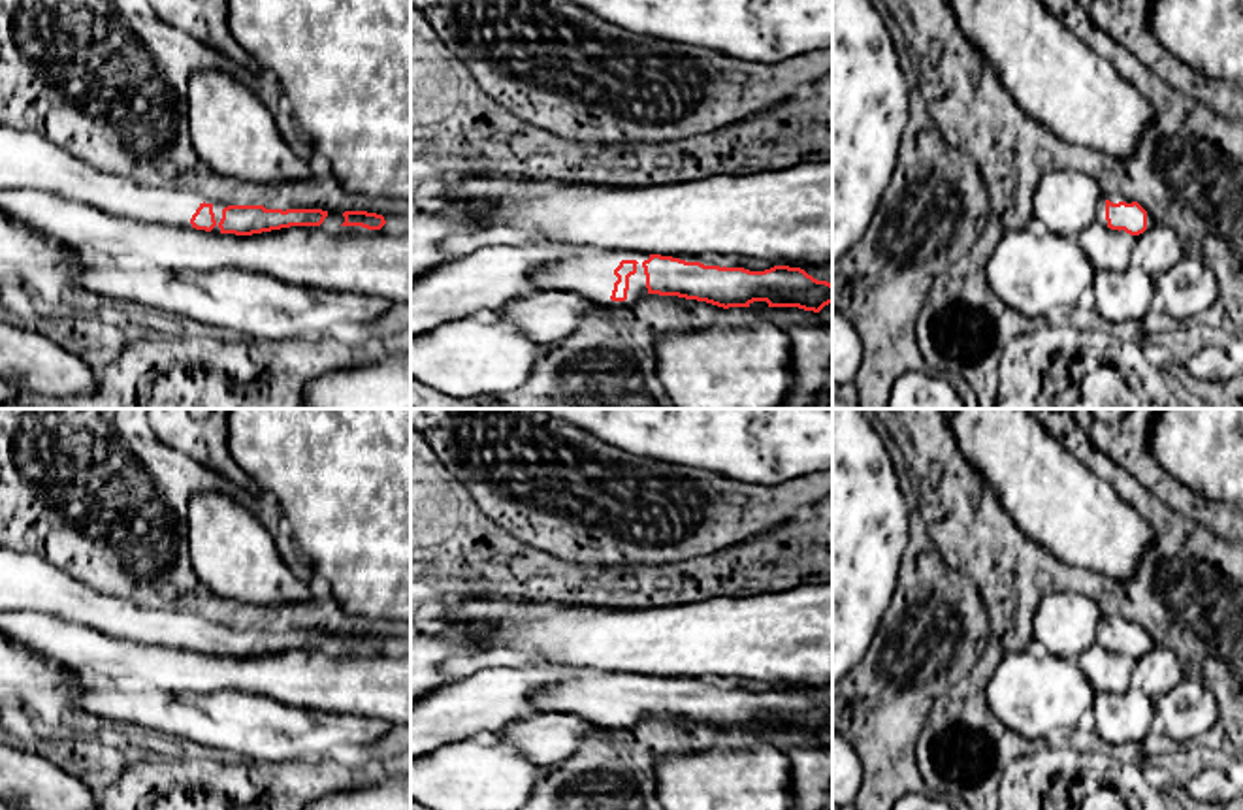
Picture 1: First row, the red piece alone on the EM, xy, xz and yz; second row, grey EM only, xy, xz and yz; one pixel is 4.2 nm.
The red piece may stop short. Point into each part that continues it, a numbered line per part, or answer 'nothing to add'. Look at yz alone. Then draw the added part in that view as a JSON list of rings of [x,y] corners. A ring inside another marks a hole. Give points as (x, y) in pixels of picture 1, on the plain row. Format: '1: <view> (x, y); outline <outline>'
1: yz (1115, 620); outline [[[1104,616],[1102,622],[1098,624],[1098,637],[1096,637],[1096,642],[1104,648],[1107,648],[1107,642],[1106,642],[1106,624],[1113,624],[1113,625],[1119,625],[1119,624],[1126,624],[1126,625],[1132,625],[1132,622],[1121,618],[1121,616]]]

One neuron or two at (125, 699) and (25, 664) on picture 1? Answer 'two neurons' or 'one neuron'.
two neurons

